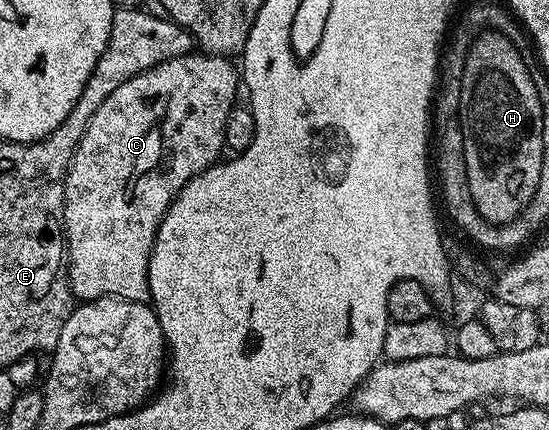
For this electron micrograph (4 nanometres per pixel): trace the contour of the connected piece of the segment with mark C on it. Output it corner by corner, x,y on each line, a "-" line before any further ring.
195,50
185,56
175,56
171,60
153,66
148,72
129,78
129,82
121,82
101,106
97,106
97,114
89,118
89,126
81,138
67,169
67,180
63,183
63,231
65,233
65,264
67,279
71,285
71,294
76,301
96,300
98,296
124,296
127,300
150,301
149,294
149,258
155,245
155,235
163,216
175,201
180,192
197,174
204,172
220,159
219,151
224,151
225,122
229,118
229,110
236,107
235,95
241,92
241,76
231,65
232,61
225,56
213,56

